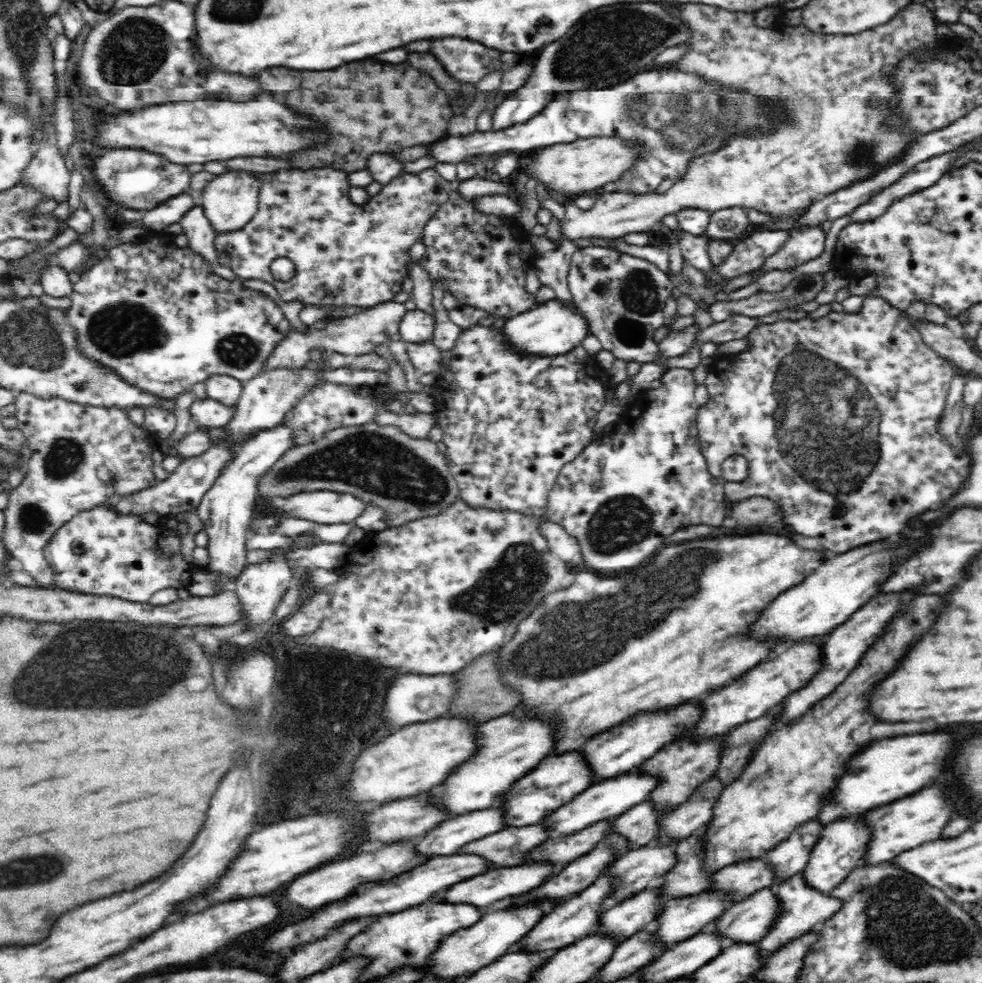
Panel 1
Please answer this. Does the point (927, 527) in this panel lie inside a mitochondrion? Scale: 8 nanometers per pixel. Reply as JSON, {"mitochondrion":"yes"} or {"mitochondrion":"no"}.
{"mitochondrion":"no"}

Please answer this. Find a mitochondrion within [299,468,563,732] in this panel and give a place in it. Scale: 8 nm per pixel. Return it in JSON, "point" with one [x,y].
{"point":[502,592]}

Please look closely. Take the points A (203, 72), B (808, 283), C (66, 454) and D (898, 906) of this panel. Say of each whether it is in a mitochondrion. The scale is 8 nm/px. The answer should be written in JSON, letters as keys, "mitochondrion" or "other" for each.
{"A":"other","B":"mitochondrion","C":"mitochondrion","D":"mitochondrion"}

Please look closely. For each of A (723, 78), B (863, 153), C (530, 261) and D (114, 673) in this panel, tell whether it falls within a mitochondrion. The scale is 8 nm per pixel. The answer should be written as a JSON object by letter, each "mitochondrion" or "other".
{"A":"mitochondrion","B":"mitochondrion","C":"other","D":"mitochondrion"}

